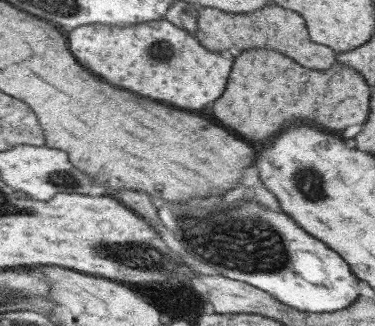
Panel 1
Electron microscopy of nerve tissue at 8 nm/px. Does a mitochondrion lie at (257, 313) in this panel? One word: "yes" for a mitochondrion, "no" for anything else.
no

